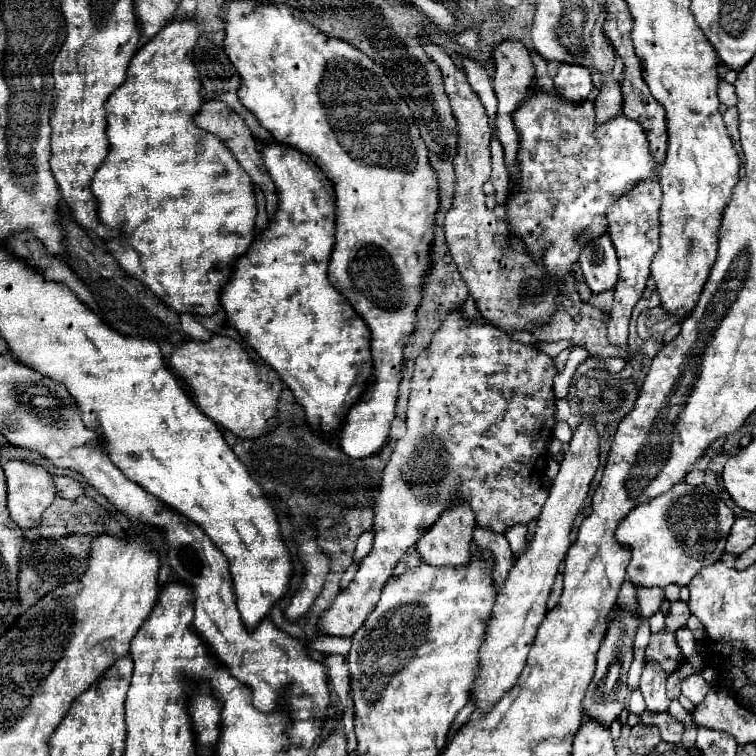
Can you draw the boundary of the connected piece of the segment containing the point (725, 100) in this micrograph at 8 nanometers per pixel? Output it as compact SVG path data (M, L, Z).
M725 80L719 82L719 100L725 106L735 106L737 104L737 96L735 96L735 88L731 84L727 84Z

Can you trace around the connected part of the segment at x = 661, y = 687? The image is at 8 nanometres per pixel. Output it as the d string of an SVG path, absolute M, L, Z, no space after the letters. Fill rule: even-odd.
M653 662L643 666L643 676L641 676L641 694L645 698L647 710L661 714L669 710L669 696L665 690L665 682L667 682L667 674L663 670L657 670Z

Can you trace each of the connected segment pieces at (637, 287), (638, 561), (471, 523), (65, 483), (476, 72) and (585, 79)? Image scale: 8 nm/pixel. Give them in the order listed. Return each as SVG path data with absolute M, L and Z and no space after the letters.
M657 174L651 180L639 182L627 196L621 196L611 208L607 208L607 234L613 240L617 258L619 258L619 280L613 296L613 310L609 312L609 342L625 348L627 346L627 328L631 322L631 310L643 296L649 266L653 254L659 250L659 208L661 208L661 186Z
M687 482L675 484L667 494L635 506L619 522L615 540L631 548L627 578L633 586L643 588L665 588L669 584L687 586L701 568L721 560L733 522L735 518L725 502L707 488L695 488Z
M457 502L447 512L441 514L441 518L421 536L417 542L417 554L421 556L421 562L431 566L463 566L473 556L473 530L475 530L475 516L471 512L471 506Z
M55 476L53 482L55 482L55 496L59 496L59 498L75 500L77 496L83 494L83 488L81 488L73 478L67 478L67 476Z
M461 56L461 62L463 62L463 70L465 70L467 78L469 78L471 88L479 94L481 104L487 110L487 116L489 116L489 132L493 134L495 132L495 116L497 116L497 96L493 92L489 72L481 66L481 62L471 60L467 56Z
M561 64L555 78L555 90L571 102L583 102L593 84L591 84L591 72L585 66L571 66L571 64Z

